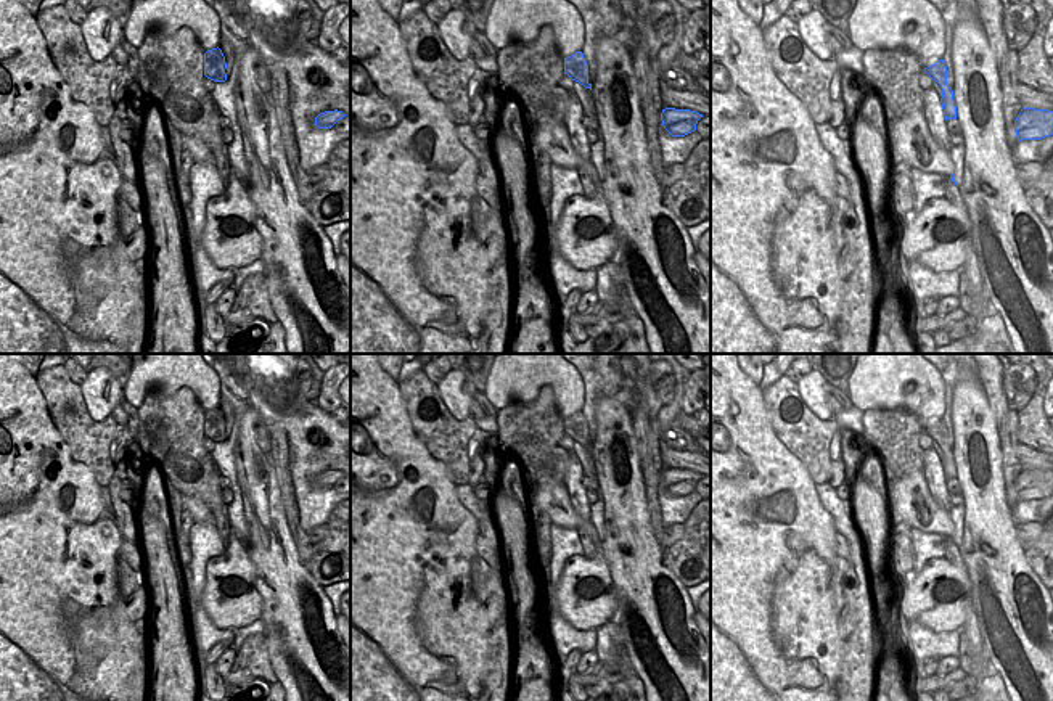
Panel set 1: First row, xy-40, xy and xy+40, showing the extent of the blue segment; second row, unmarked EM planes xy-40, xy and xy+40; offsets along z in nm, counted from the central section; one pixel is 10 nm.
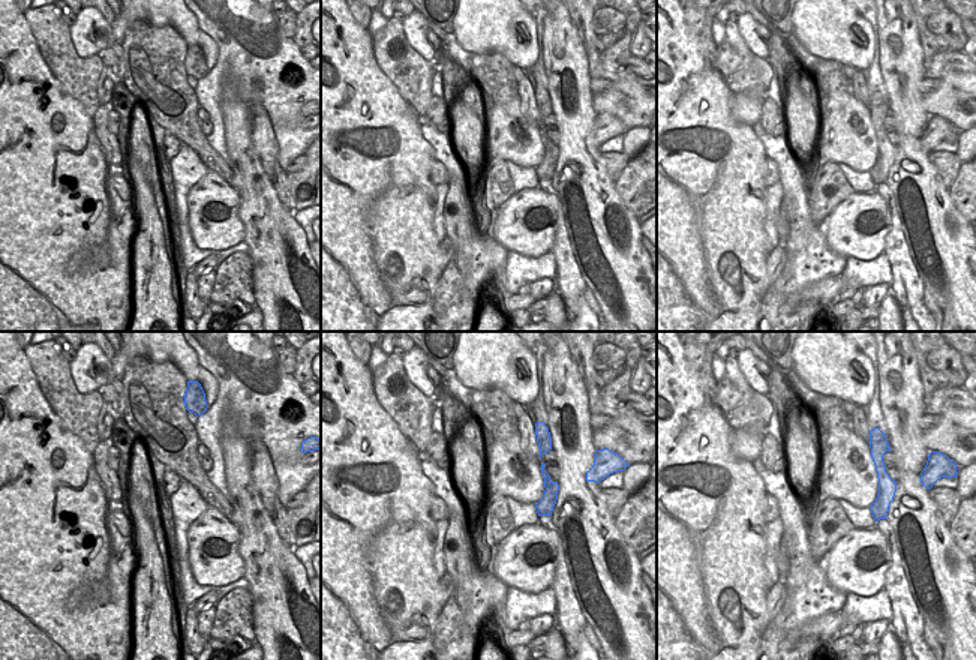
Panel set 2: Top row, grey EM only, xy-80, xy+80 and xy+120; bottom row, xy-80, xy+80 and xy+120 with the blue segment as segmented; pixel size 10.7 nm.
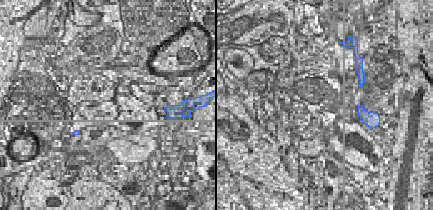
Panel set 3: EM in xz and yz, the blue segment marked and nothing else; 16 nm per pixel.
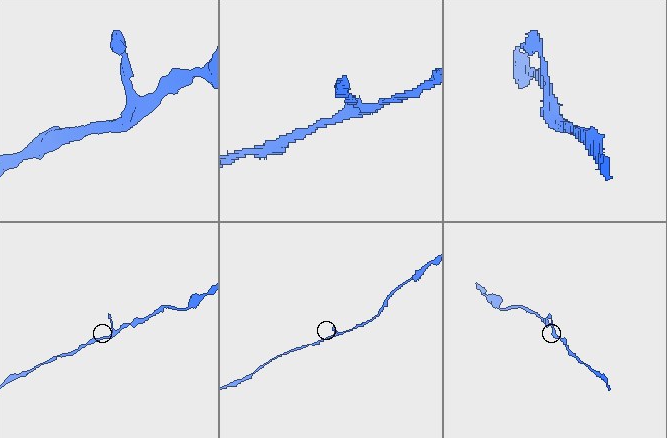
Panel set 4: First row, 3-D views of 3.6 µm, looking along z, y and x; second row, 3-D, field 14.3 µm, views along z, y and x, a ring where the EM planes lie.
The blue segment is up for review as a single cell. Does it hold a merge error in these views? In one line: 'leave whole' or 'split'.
leave whole

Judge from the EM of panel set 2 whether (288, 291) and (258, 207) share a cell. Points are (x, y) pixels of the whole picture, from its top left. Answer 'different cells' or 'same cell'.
same cell

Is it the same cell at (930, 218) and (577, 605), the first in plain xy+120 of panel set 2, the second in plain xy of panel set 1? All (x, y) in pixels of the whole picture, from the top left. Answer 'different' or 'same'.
different

